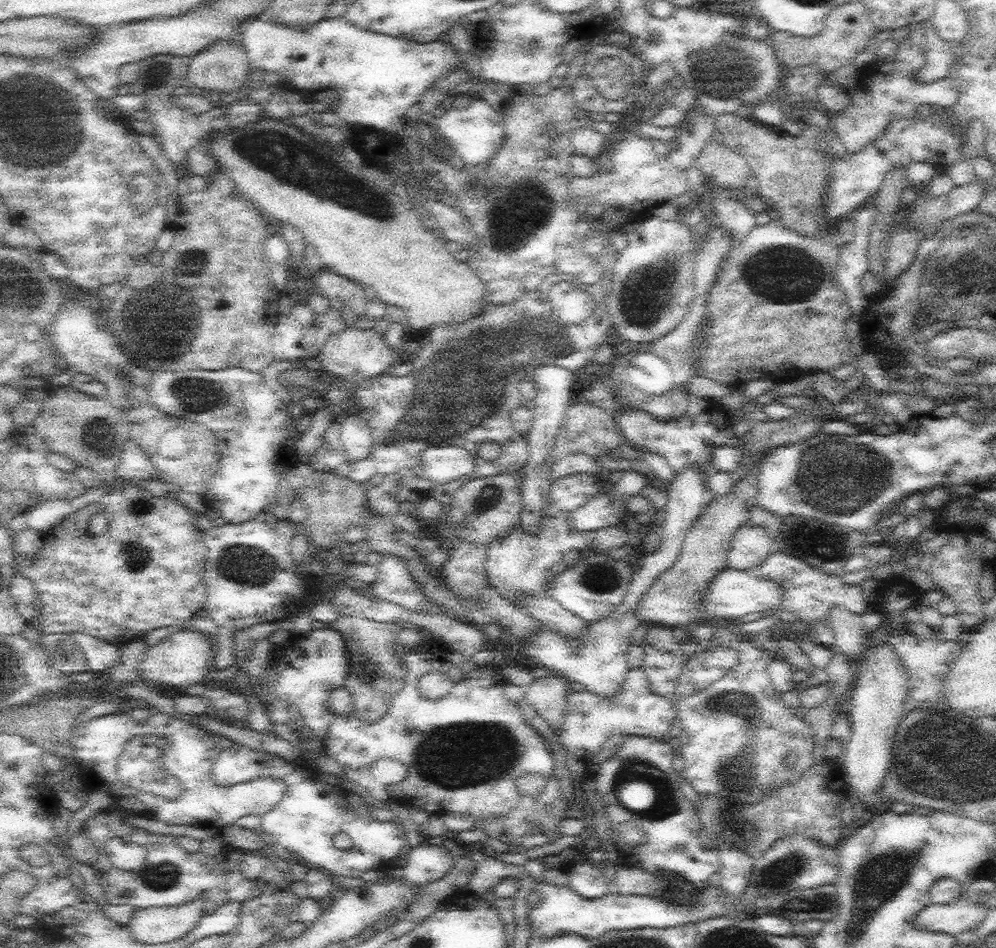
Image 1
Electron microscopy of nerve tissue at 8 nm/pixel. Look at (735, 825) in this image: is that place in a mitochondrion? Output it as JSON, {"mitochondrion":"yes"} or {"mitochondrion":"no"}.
{"mitochondrion":"yes"}

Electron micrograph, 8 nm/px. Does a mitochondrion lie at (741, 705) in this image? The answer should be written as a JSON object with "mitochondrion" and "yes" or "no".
{"mitochondrion":"yes"}

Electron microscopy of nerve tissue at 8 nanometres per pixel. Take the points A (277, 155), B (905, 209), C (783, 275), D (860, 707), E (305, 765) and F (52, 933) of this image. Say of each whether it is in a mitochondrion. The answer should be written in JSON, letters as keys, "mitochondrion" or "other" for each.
{"A":"mitochondrion","B":"other","C":"mitochondrion","D":"other","E":"other","F":"other"}

